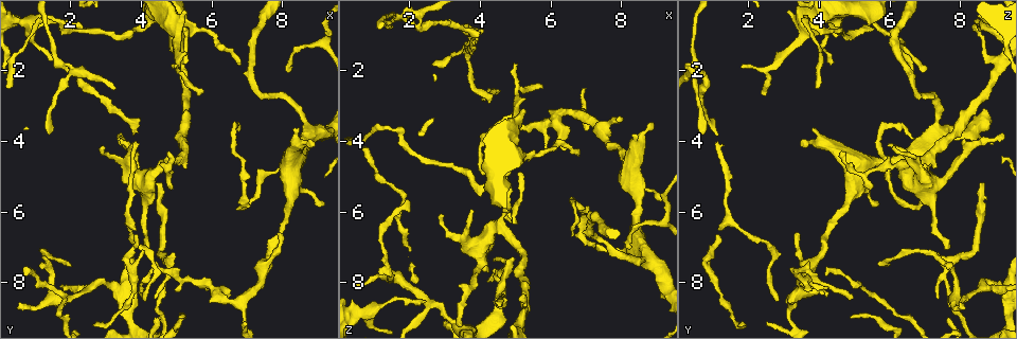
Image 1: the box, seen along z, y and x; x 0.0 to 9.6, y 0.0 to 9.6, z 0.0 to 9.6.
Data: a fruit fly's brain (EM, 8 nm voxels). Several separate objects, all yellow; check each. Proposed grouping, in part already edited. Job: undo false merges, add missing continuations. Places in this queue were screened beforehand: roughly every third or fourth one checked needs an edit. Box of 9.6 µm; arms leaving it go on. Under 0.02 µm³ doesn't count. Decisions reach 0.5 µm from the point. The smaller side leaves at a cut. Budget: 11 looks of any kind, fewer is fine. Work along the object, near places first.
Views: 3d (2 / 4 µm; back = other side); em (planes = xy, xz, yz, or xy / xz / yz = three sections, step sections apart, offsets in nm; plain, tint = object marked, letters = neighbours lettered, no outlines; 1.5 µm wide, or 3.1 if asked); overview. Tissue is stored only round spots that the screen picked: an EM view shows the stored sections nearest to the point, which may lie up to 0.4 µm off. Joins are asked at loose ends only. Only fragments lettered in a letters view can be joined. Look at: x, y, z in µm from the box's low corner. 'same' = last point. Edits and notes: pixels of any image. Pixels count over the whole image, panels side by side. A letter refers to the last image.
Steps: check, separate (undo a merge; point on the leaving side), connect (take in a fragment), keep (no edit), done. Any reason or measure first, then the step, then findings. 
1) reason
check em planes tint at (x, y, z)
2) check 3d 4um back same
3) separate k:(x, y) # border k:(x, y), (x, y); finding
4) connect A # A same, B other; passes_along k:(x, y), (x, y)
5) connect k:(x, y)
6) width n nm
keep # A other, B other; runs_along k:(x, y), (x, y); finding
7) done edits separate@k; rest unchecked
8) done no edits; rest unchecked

branch stops here
check em xz step 8 tint at (2.45, 0.85, 8.60)

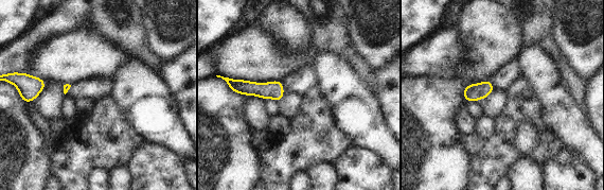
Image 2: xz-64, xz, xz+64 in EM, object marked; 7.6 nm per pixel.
check em xz step 8 letters same

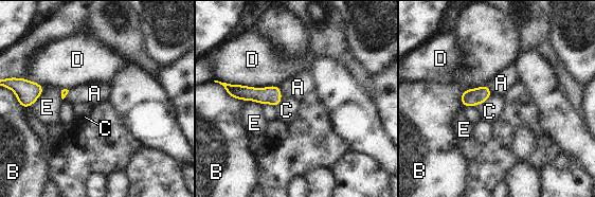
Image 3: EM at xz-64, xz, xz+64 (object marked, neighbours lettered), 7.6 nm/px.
connect C # A other, B other, C same, D other, E other; passes_along 3:(469, 97), (482, 104), (489, 111); the cell continues

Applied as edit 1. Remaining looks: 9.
long arm stops here
check em planes tint at (4.60, 5.20, 8.70)

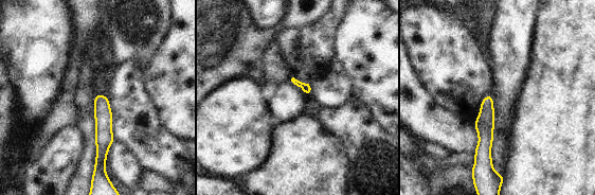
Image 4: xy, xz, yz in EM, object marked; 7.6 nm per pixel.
check em planes letters same

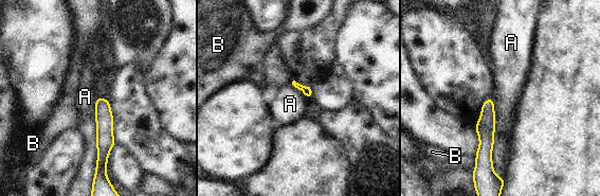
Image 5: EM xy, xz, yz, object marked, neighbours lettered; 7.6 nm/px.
keep # A other, B other; border 5:(492, 96), (494, 172); none of them fits

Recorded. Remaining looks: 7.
free end
check em planes tint at (4.10, 8.55, 2.85)

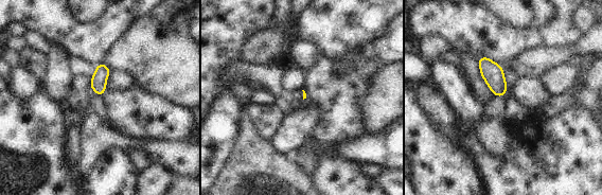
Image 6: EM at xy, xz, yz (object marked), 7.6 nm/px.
check em planes letters same

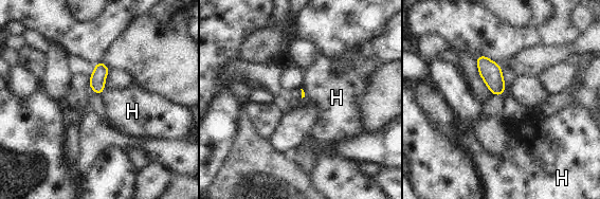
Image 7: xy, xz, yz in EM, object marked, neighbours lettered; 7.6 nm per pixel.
keep # H other; border 7:(106, 88), (100, 95); no lettered fragment goes on from it

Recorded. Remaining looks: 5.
an open end
check em planes plain at (4.10, 8.40, 5.00)

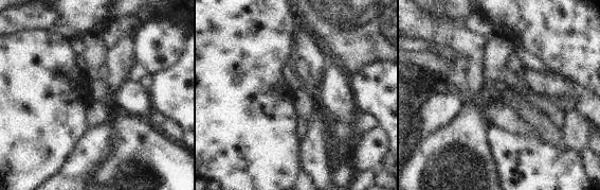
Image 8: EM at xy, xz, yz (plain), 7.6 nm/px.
see the neighbours
check em planes letters same

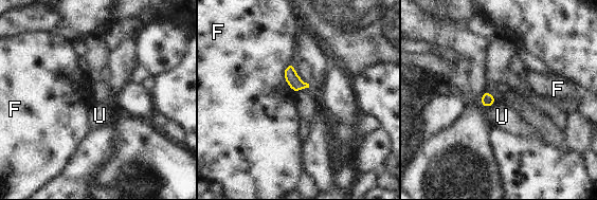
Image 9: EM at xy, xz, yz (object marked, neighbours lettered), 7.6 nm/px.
longest_contact F 240 nm
keep # F other, U other; border 9:(291, 61), (284, 78), (294, 92); none of them fits

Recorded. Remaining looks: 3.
thin end
check em yz step 8 letters at (4.35, 8.45, 7.35)

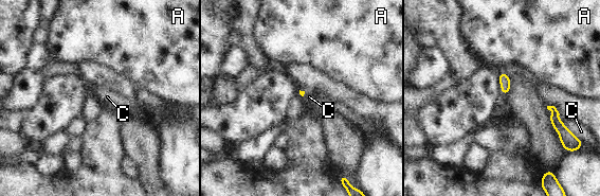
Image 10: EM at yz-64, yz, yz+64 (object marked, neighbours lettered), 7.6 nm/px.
keep # A other, C other; border 10:(559, 114), (559, 119), (569, 130); no lettered fragment goes on from it

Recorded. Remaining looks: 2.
done edits connect@3; rest unchecked

